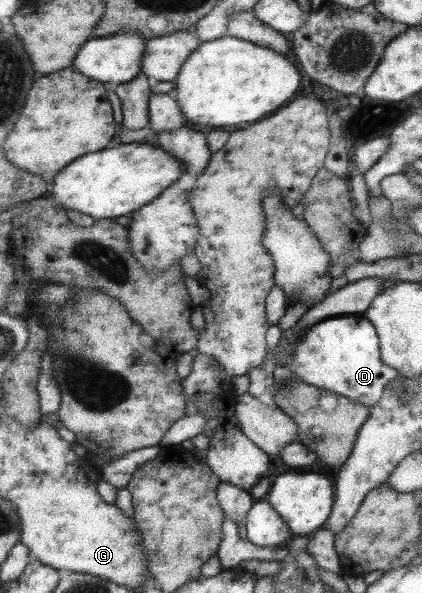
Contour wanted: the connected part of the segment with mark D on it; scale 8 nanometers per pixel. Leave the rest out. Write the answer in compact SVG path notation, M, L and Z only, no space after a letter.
M361 313L325 319L308 326L290 350L289 360L279 365L286 366L302 383L368 407L375 405L388 382L399 376L392 366L382 361L376 332Z

